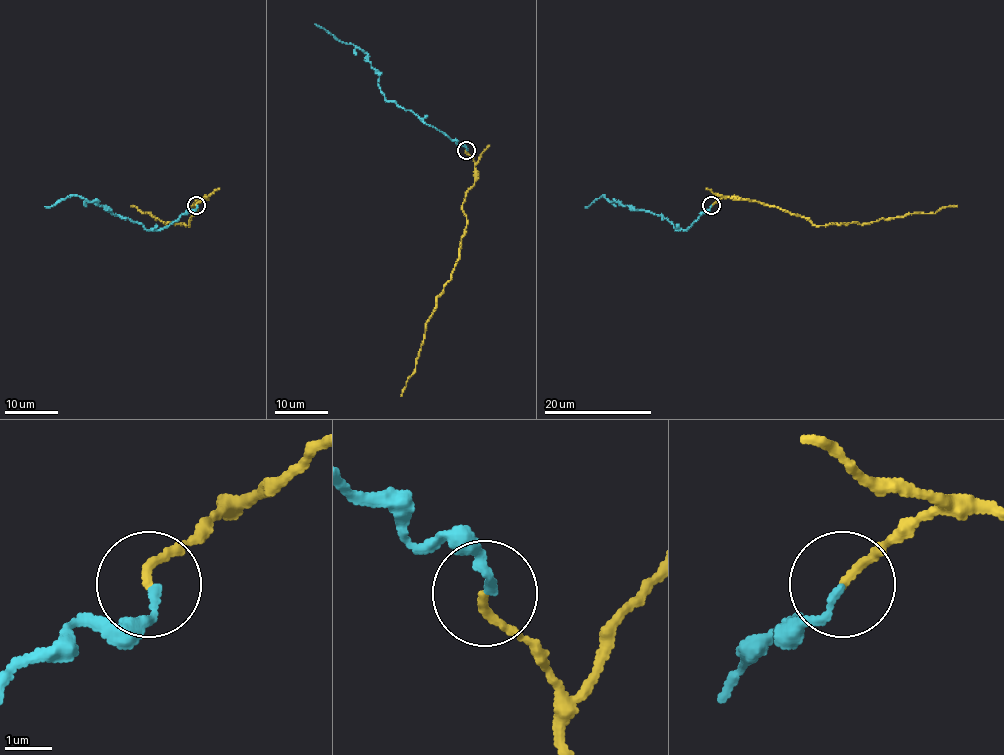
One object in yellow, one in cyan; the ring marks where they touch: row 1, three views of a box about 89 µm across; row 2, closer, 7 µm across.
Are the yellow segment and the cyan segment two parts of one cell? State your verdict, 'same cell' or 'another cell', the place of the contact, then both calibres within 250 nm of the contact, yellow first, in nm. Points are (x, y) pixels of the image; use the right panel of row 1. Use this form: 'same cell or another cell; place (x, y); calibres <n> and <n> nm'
another cell; place (711, 205); calibres 170 and 160 nm

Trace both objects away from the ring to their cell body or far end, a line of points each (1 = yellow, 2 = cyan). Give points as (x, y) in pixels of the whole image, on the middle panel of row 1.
1: (466, 150), (474, 162), (474, 180), (462, 204), (466, 227), (458, 260), (437, 298), (415, 372), (400, 396)
2: (466, 150), (386, 99), (378, 83), (379, 74), (367, 53), (339, 41), (315, 24)

